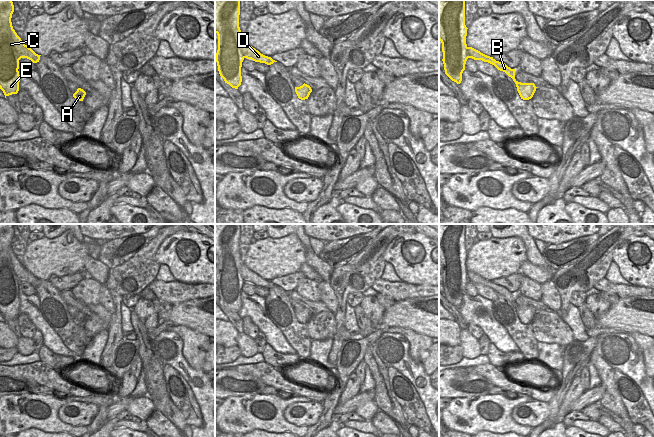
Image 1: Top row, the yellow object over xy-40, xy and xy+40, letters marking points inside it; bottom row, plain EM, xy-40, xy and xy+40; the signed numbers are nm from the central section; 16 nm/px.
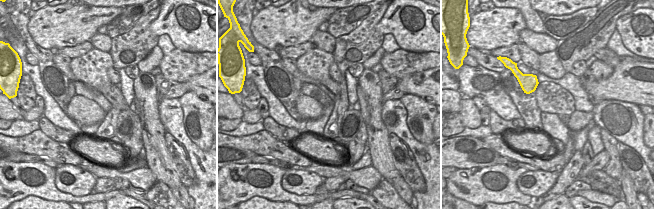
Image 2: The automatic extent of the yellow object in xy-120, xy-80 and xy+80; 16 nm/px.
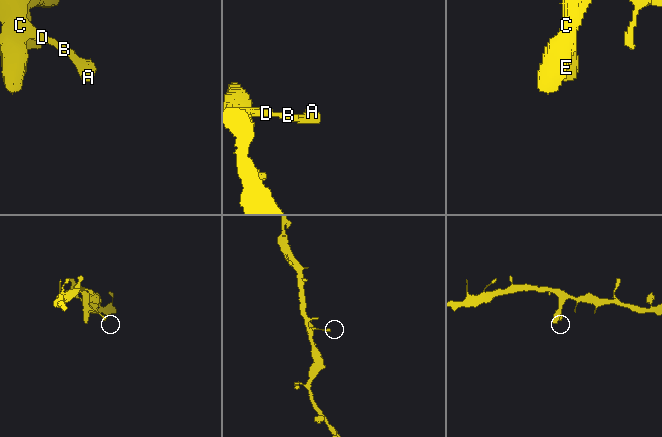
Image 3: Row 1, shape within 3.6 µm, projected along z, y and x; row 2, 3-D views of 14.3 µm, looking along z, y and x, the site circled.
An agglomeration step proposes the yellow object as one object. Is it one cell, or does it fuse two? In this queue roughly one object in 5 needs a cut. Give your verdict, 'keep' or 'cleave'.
keep

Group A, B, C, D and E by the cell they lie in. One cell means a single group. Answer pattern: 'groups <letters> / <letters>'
groups A B C D E

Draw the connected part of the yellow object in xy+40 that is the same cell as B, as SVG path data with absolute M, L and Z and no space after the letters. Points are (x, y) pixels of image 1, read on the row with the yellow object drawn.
M439 0L439 40L442 43L445 74L457 84L462 81L462 73L468 58L482 60L494 65L513 79L517 91L523 100L533 97L534 83L521 83L515 79L515 69L496 61L466 44L467 27L465 25L465 0Z

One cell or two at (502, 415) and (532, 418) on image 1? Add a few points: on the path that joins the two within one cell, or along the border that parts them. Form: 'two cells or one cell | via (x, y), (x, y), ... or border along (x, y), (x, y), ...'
two cells | border along (530, 401), (513, 409), (512, 419), (516, 423)

